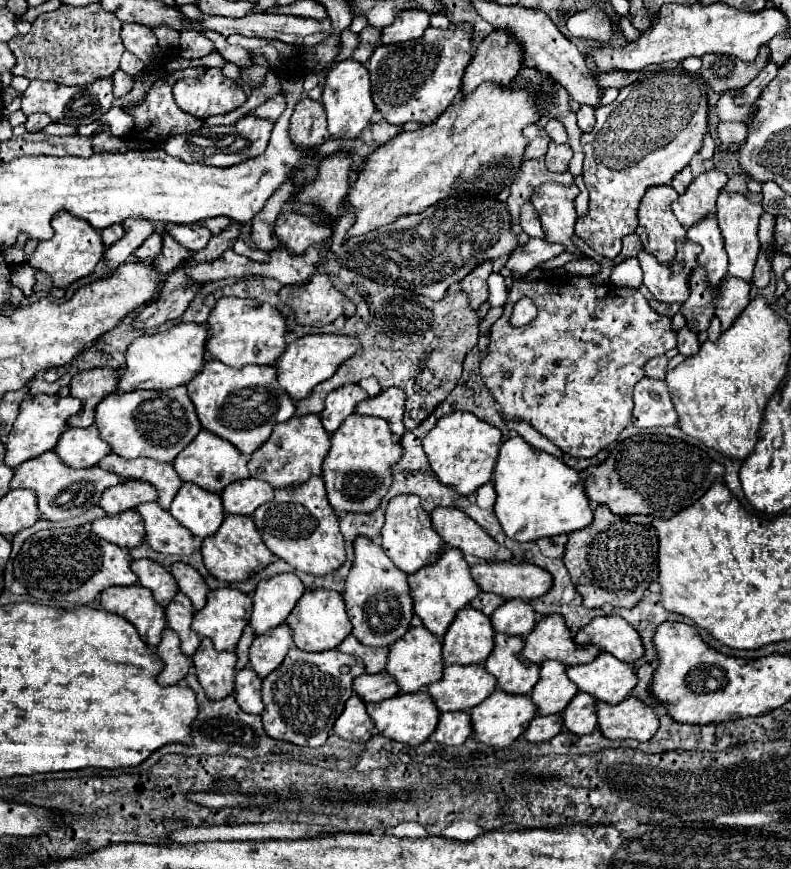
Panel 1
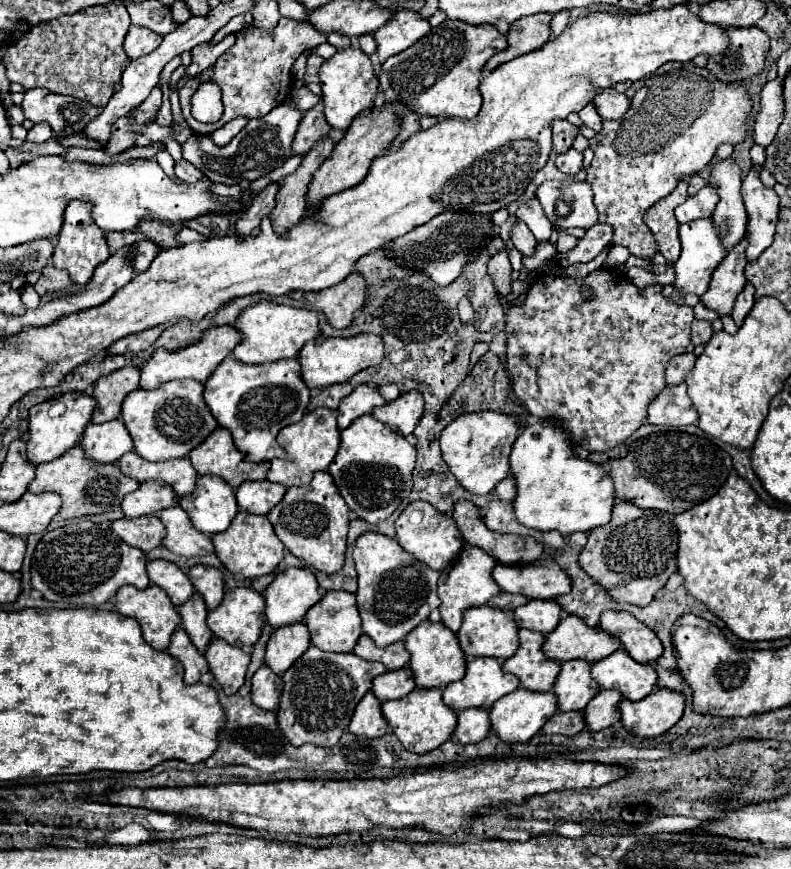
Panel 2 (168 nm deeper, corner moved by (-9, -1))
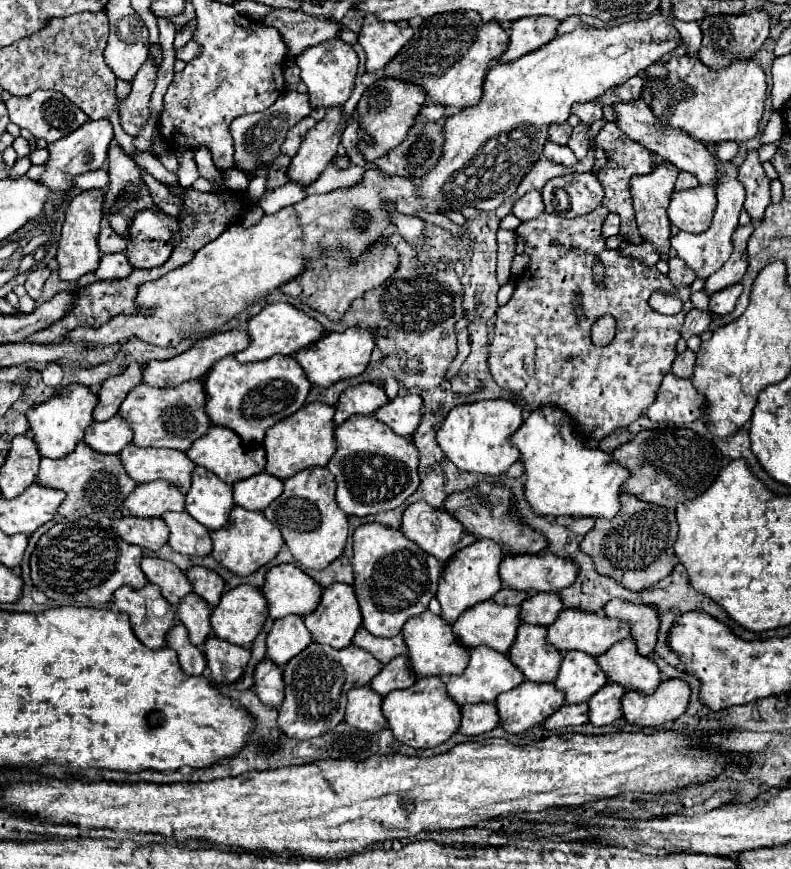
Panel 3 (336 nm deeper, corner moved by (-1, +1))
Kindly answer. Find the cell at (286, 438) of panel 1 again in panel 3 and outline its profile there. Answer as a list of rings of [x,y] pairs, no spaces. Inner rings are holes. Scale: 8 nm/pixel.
[[[324,402],[304,404],[304,408],[300,408],[292,416],[288,416],[288,418],[280,420],[276,426],[272,426],[266,432],[266,438],[262,444],[266,450],[266,472],[280,480],[290,478],[304,468],[326,466],[336,452],[334,408]]]

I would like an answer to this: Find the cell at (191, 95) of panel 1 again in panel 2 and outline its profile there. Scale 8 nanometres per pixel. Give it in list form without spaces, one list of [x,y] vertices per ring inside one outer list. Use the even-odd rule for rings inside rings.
[[[280,18],[278,26],[274,32],[260,30],[256,26],[246,28],[246,32],[236,32],[236,44],[224,52],[216,64],[214,64],[214,82],[218,82],[222,90],[222,102],[224,102],[224,114],[216,124],[202,124],[194,120],[190,114],[190,96],[198,88],[200,80],[190,80],[182,90],[180,90],[180,108],[182,116],[188,122],[192,130],[198,134],[212,134],[226,122],[230,122],[236,116],[246,116],[246,118],[262,118],[266,116],[272,108],[284,104],[290,96],[290,68],[294,60],[310,48],[320,46],[326,42],[326,36],[320,34],[318,30],[312,30],[308,22],[298,22],[290,18]]]

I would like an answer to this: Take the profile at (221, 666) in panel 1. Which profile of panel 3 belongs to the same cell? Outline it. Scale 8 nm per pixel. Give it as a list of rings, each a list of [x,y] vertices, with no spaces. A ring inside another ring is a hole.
[[[210,636],[204,644],[204,654],[206,662],[210,668],[210,676],[214,684],[224,684],[224,682],[236,682],[248,660],[250,660],[250,650],[244,646],[234,646],[230,642],[224,642],[216,636]]]

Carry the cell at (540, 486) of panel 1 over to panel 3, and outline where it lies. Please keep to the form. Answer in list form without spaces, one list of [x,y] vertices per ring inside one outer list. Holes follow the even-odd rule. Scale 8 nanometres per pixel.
[[[556,406],[536,408],[514,432],[512,444],[520,450],[526,468],[526,498],[536,514],[614,518],[620,510],[620,488],[630,472],[610,452],[590,448],[578,434],[574,420]]]

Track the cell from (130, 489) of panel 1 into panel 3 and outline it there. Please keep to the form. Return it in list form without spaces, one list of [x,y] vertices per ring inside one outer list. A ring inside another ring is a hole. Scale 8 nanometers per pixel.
[[[164,480],[138,484],[136,490],[126,498],[124,506],[132,516],[160,518],[164,512],[184,512],[184,494]]]

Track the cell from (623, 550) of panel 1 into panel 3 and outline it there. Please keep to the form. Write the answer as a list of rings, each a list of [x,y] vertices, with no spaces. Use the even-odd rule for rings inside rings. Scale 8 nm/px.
[[[622,492],[620,502],[622,508],[612,520],[596,520],[596,526],[584,536],[580,550],[592,556],[600,574],[618,580],[628,590],[640,592],[666,578],[678,564],[674,554],[678,524],[674,510],[648,504],[628,492]]]

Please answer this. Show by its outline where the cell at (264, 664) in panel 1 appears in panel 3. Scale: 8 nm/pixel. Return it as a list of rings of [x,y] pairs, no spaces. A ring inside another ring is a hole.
[[[294,614],[284,616],[280,620],[274,620],[274,626],[266,638],[268,658],[272,658],[274,664],[284,666],[296,654],[300,654],[310,642],[312,642],[312,634],[304,626],[304,618]]]

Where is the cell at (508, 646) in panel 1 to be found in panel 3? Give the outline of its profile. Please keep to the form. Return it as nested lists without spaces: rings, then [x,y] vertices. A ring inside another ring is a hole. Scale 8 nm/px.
[[[520,624],[518,636],[508,652],[510,660],[530,682],[554,682],[562,664],[562,654],[546,642],[546,628]]]

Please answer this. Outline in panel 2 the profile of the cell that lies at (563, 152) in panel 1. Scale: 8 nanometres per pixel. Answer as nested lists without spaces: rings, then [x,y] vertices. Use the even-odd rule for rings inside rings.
[[[570,148],[568,152],[556,156],[556,166],[564,172],[564,174],[576,174],[582,168],[582,154],[576,152],[574,148]]]

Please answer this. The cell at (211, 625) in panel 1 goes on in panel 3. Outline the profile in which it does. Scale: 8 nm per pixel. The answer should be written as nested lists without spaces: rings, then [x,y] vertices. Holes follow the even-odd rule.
[[[238,586],[228,590],[212,610],[212,632],[236,646],[250,646],[262,632],[268,618],[268,604],[260,588]]]

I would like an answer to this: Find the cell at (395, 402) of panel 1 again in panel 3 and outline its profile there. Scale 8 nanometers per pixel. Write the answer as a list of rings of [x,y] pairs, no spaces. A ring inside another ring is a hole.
[[[402,392],[386,406],[382,406],[374,416],[386,426],[390,426],[396,434],[410,438],[416,432],[422,418],[422,398],[420,394]]]

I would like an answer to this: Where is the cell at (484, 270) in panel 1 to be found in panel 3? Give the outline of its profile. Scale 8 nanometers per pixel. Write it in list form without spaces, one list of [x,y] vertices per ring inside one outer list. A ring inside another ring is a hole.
[[[500,228],[498,230],[498,282],[500,284],[508,282],[514,256],[516,256],[516,234]]]

